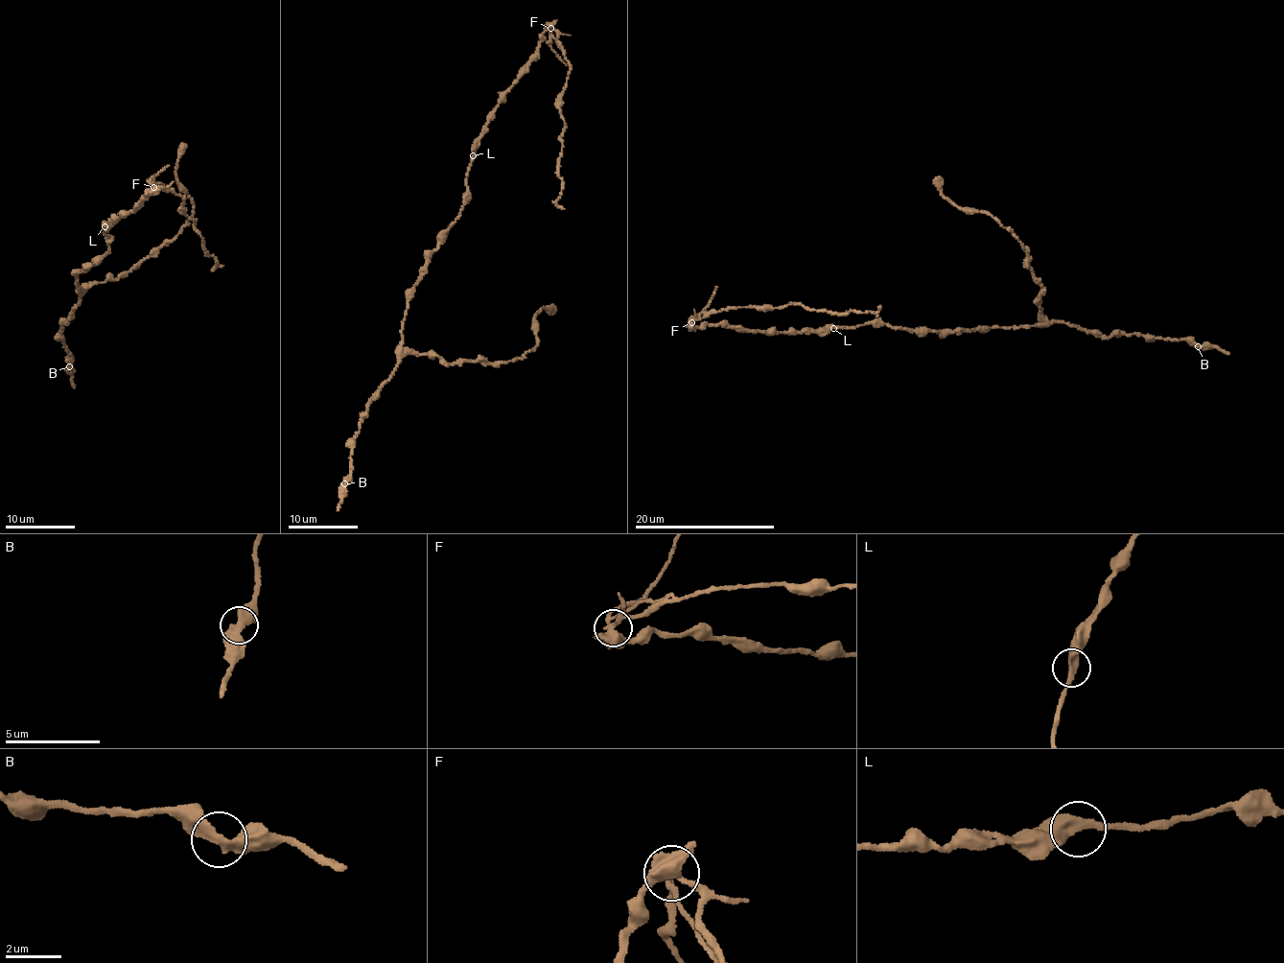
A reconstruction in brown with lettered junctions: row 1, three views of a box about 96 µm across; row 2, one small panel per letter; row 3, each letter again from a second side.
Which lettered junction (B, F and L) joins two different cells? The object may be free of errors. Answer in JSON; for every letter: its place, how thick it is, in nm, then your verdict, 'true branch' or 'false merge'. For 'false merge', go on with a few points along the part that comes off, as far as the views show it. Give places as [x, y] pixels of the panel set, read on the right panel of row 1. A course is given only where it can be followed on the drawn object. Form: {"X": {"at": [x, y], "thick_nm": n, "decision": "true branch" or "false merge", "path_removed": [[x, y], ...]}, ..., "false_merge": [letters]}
{"B": {"at": [1198, 346], "thick_nm": 400, "decision": "true branch"}, "F": {"at": [691, 322], "thick_nm": 360, "decision": "false merge", "path_removed": [[692, 323], [726, 309], [749, 306], [778, 308], [791, 304], [815, 310], [862, 313], [876, 312], [880, 305]]}, "L": {"at": [833, 328], "thick_nm": 400, "decision": "true branch"}, "false_merge": ["F"]}

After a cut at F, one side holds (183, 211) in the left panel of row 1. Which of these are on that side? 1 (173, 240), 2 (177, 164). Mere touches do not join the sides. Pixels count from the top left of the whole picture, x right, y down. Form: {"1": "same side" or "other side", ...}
{"1": "other side", "2": "other side"}

